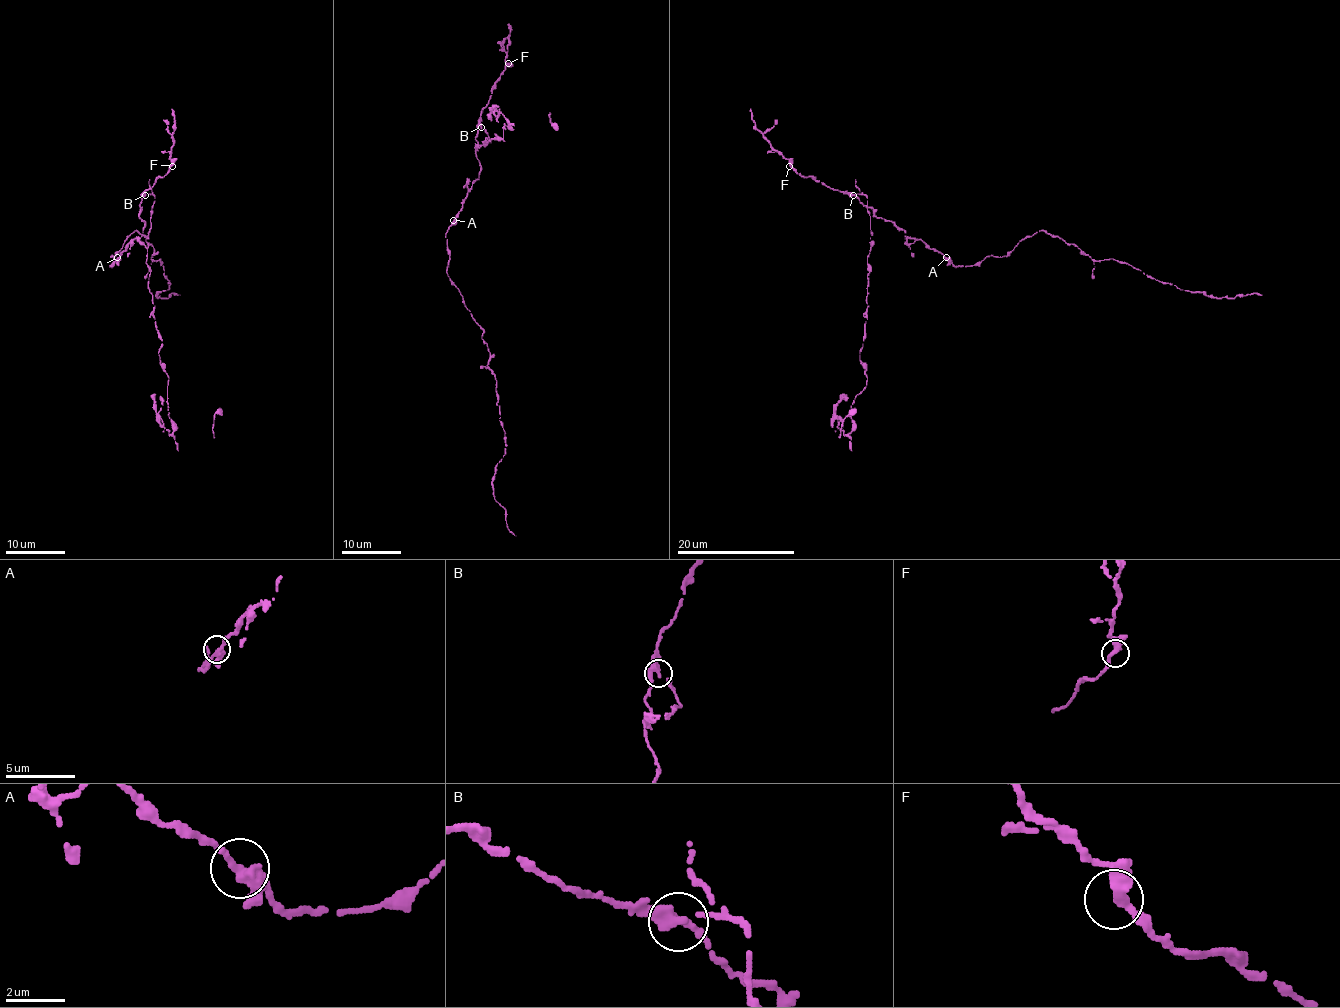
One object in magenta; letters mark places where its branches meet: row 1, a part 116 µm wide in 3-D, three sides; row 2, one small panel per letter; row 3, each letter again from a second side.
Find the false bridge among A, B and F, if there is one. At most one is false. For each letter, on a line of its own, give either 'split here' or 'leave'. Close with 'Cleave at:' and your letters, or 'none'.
A: leave
B: split here
F: leave
Cleave at: B

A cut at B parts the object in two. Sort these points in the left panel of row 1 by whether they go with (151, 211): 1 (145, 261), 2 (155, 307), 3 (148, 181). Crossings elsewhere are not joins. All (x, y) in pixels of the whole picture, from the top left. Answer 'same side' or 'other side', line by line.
1: same side
2: same side
3: same side

